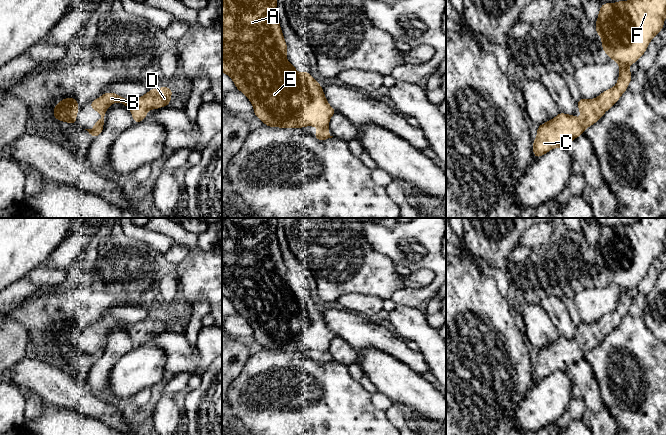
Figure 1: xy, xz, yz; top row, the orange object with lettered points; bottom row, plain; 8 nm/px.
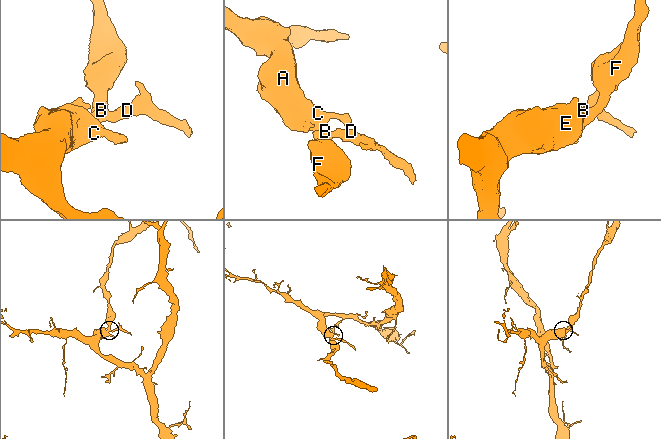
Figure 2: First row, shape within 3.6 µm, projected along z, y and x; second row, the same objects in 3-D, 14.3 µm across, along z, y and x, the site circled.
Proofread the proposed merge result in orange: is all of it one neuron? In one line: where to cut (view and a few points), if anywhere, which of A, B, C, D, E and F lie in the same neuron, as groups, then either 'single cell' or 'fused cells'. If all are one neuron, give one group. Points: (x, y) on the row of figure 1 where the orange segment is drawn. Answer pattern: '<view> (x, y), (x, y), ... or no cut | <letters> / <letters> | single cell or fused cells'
no cut | A B C D E F | single cell

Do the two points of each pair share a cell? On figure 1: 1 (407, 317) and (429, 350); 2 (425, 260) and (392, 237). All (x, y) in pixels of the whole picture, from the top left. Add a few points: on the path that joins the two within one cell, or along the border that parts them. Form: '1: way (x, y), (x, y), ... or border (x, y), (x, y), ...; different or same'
1: way (413, 325), (429, 342); same
2: way (417, 254), (406, 243), (400, 243); same

